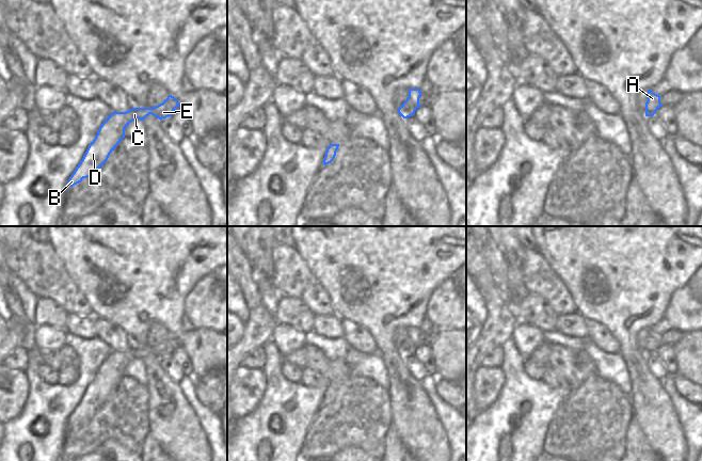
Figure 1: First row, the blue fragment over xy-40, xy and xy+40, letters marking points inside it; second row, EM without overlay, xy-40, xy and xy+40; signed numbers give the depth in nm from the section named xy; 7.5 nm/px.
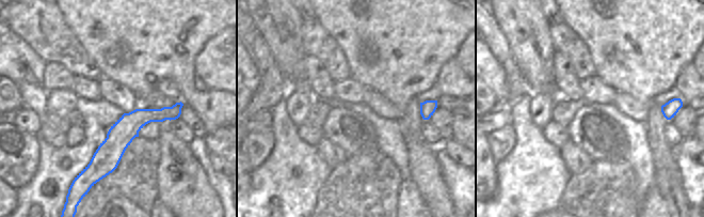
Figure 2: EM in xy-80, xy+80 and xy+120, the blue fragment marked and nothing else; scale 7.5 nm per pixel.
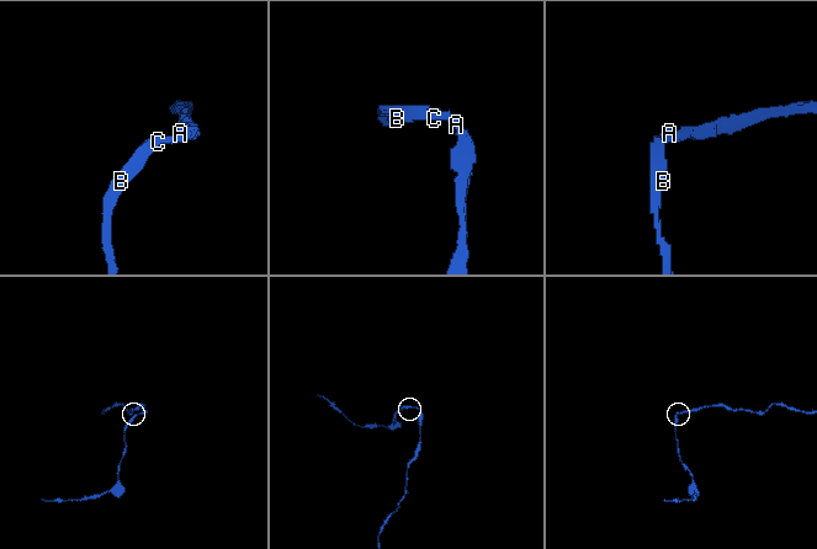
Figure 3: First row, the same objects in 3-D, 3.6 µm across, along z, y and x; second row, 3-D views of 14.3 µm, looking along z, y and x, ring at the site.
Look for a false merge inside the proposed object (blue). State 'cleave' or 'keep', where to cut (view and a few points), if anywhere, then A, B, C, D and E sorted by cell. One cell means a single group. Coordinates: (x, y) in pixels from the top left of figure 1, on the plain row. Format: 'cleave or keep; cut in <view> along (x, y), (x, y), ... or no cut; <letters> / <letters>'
cleave; cut in xy along (407, 337), (416, 347); A / B C D E

